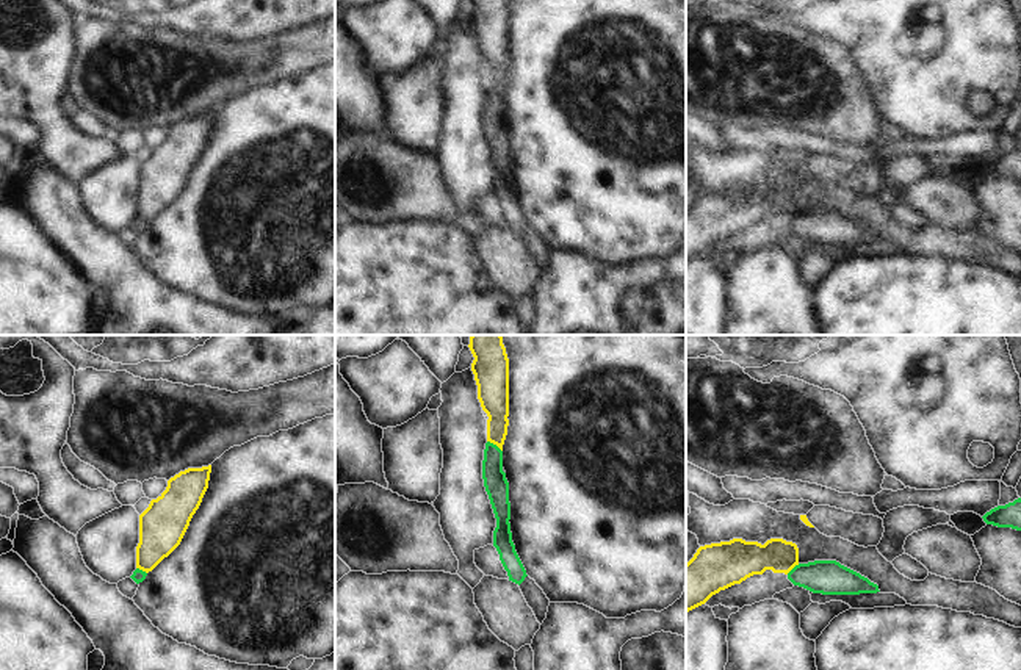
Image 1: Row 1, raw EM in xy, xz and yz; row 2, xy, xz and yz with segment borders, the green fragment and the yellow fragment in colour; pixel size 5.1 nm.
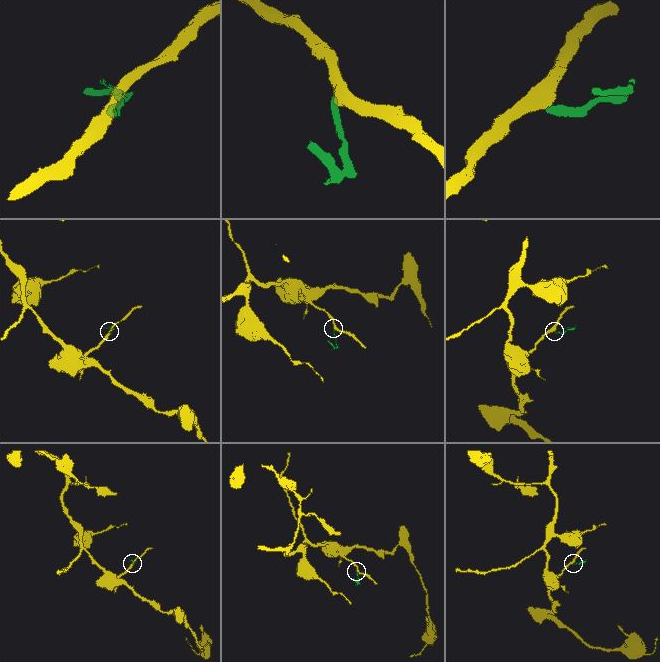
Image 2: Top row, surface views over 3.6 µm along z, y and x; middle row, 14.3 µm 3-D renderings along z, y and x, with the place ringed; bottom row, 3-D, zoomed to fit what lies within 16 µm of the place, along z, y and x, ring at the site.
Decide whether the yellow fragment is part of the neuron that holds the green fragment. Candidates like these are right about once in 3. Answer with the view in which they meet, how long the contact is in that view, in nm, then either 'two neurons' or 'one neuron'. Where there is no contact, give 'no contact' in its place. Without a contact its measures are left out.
meets green in xz; contact 100 nm long; two neurons

